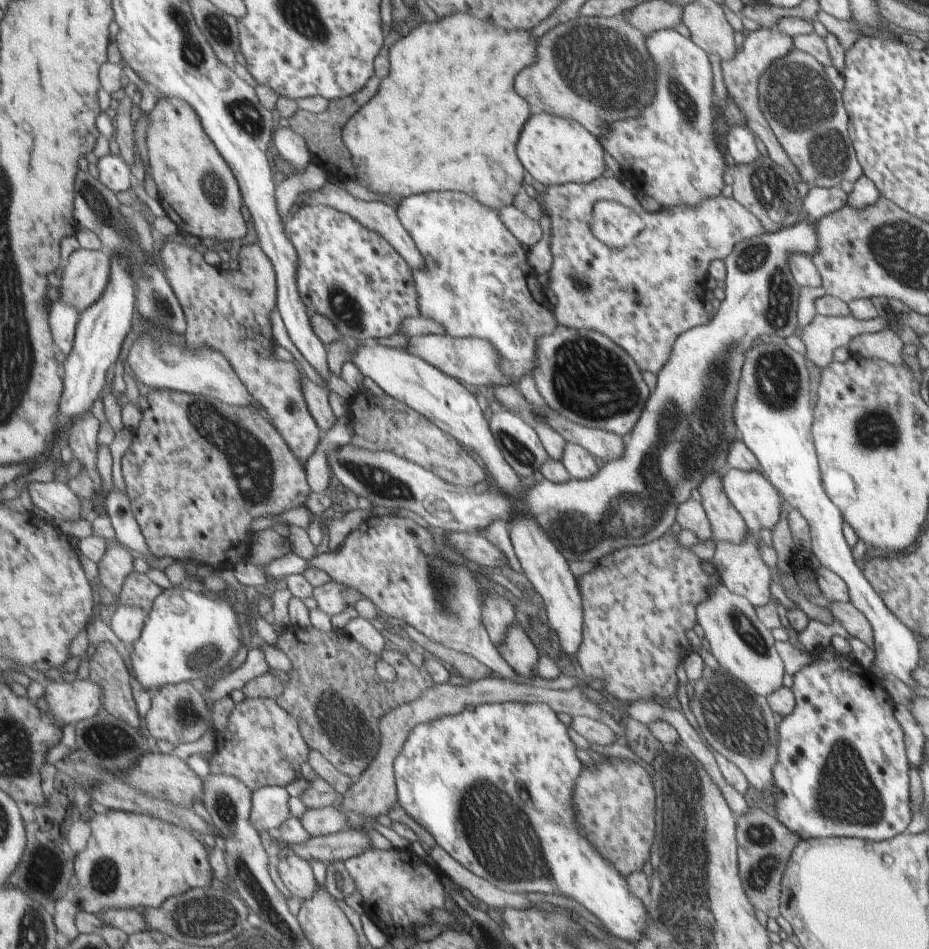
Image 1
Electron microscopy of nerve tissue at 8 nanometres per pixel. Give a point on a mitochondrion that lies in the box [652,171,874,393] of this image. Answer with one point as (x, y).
(753, 257)

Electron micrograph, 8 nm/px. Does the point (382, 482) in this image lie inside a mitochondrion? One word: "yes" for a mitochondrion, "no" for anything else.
yes

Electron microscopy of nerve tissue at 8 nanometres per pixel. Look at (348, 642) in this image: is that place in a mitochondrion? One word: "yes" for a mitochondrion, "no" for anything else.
no

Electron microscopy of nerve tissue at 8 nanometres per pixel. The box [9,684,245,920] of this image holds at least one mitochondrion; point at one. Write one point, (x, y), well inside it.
(47, 871)

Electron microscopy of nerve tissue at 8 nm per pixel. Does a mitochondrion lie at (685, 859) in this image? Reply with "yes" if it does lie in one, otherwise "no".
yes

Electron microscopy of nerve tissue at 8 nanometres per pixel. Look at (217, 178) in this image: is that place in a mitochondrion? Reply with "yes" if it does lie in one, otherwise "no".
yes

